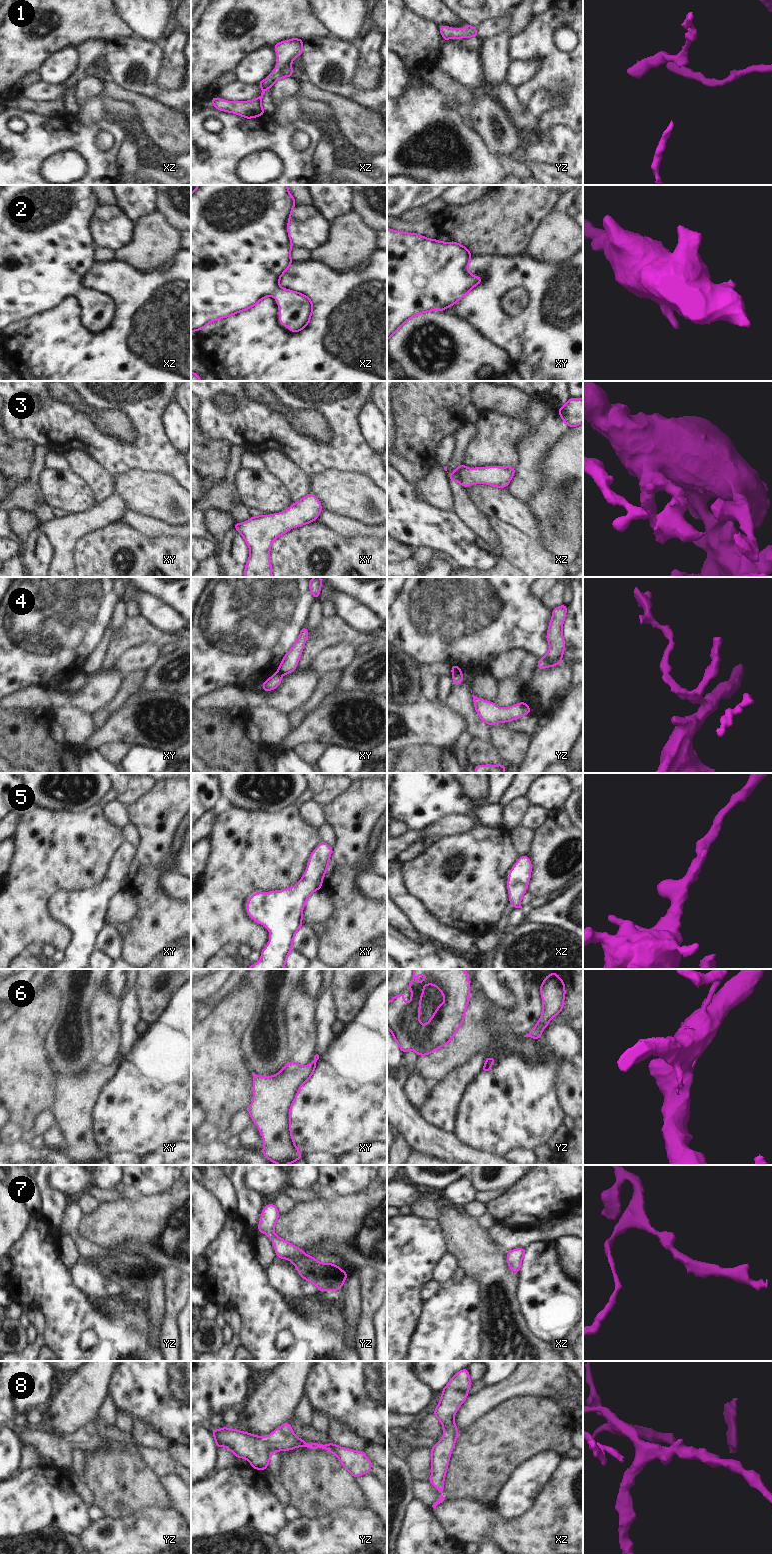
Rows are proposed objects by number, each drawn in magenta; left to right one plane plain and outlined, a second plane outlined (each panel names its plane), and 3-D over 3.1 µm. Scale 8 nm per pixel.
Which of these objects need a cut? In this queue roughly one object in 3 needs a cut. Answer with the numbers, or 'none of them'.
4.

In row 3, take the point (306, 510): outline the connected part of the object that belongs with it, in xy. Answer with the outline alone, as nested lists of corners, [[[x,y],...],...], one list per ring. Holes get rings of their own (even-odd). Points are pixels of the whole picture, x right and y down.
[[[309,493],[281,513],[252,516],[243,523],[234,523],[234,528],[242,535],[250,550],[244,577],[272,577],[269,558],[272,542],[292,527],[298,528],[317,520],[321,511],[319,499]]]

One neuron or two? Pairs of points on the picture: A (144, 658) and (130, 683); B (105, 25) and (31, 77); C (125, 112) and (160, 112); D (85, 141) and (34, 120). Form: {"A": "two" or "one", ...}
{"A": "two", "B": "two", "C": "two", "D": "one"}

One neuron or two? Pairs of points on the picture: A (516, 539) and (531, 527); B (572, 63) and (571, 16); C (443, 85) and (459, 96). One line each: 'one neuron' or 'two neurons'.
A: two neurons
B: one neuron
C: one neuron

